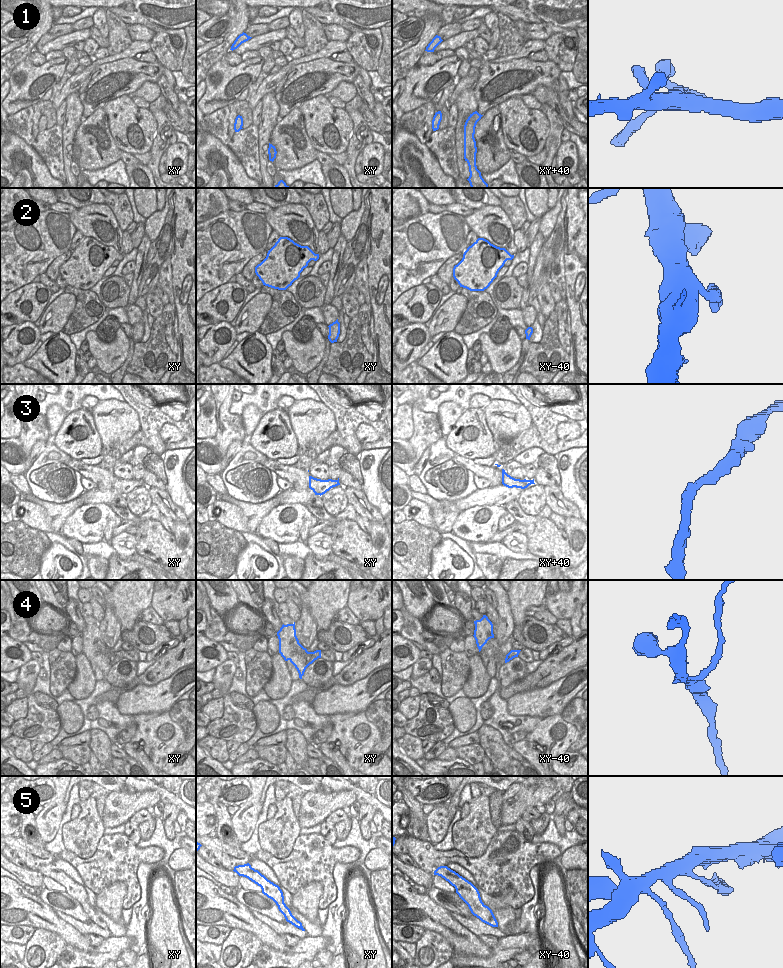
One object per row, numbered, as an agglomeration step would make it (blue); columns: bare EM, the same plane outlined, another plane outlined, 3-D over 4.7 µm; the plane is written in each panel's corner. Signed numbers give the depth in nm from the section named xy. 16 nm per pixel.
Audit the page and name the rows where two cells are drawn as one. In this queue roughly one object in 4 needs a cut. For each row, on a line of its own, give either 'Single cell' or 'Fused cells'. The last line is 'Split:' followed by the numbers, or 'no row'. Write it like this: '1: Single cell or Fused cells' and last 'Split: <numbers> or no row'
1: Single cell
2: Single cell
3: Single cell
4: Single cell
5: Single cell
Split: no row

